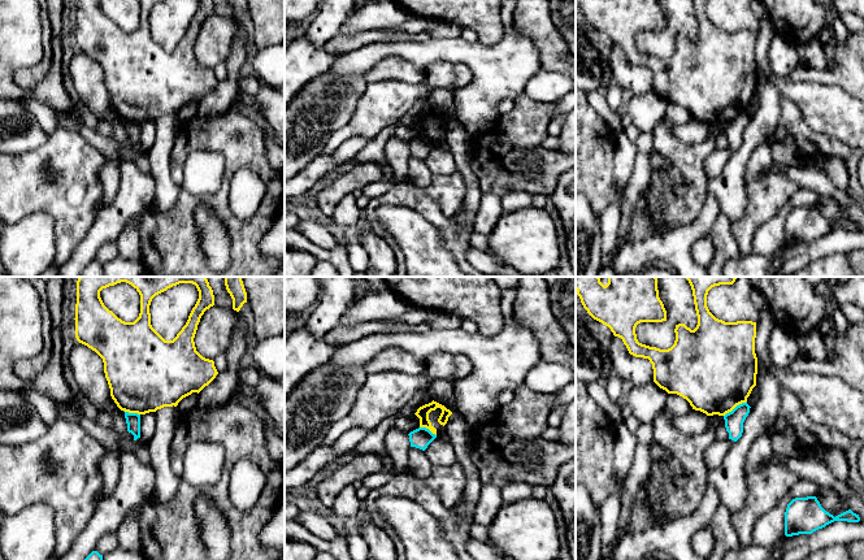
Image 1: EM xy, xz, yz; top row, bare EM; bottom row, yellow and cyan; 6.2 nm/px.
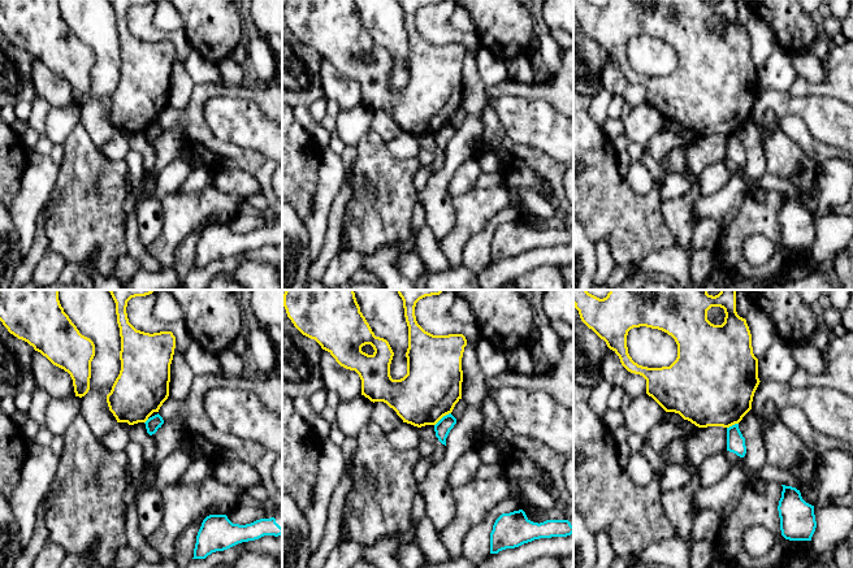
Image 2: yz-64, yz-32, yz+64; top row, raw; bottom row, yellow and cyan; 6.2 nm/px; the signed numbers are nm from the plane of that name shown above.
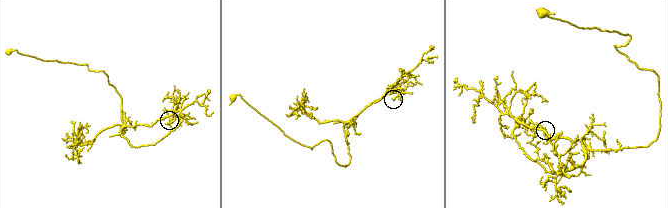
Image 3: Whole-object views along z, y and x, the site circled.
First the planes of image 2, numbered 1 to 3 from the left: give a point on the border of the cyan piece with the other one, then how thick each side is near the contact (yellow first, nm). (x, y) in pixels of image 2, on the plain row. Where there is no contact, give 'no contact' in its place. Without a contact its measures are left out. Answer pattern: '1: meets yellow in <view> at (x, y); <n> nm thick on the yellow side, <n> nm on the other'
1: meets yellow in yz-64 at (146, 129); 320 nm thick on the yellow side, 90 nm on the other
2: meets yellow in yz-32 at (442, 125); 360 nm thick on the yellow side, 100 nm on the other
3: meets yellow in yz+64 at (732, 133); 480 nm thick on the yellow side, 110 nm on the other

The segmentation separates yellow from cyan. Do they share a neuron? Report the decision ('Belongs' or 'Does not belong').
Does not belong

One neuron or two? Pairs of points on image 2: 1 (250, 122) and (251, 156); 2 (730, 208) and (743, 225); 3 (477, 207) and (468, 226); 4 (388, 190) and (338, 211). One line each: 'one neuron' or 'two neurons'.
1: two neurons
2: two neurons
3: one neuron
4: two neurons

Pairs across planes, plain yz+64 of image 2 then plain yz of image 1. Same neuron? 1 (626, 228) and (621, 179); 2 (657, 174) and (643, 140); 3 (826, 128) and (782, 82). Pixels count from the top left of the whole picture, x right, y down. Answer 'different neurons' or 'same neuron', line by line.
1: different neurons
2: same neuron
3: same neuron

